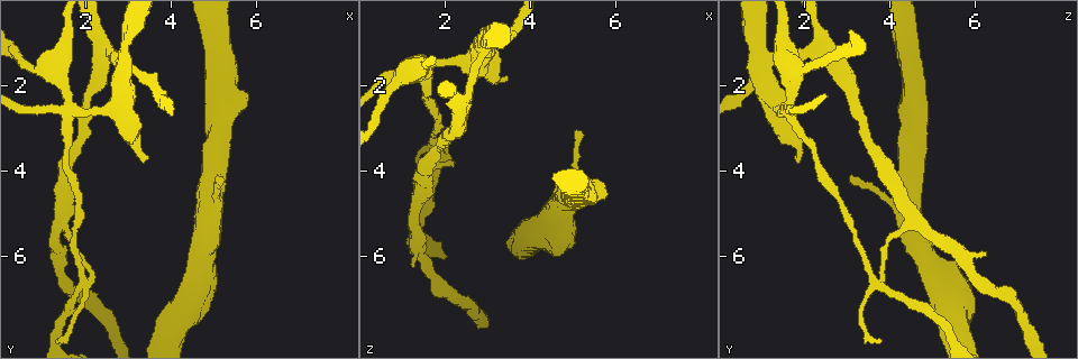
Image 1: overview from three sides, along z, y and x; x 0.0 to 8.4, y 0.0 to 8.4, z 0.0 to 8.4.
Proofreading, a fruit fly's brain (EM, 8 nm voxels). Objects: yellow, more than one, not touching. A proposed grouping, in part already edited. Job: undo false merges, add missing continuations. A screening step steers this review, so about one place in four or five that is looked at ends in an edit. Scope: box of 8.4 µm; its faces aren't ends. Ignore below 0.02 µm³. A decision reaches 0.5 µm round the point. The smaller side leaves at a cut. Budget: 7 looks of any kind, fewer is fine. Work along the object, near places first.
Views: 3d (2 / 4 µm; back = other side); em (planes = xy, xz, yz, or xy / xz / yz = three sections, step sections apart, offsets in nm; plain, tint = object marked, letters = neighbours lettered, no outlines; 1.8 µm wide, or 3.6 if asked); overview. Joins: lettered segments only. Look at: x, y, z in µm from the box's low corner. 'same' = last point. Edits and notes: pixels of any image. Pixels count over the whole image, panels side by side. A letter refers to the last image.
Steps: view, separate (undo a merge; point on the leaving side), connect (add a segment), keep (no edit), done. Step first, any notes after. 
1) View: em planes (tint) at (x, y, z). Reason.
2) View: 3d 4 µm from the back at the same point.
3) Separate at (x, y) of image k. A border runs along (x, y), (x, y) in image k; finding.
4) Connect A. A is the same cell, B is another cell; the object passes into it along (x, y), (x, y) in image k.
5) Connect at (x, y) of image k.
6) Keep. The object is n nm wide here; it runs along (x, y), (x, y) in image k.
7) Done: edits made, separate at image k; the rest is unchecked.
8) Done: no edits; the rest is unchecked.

View: em 3.6 µm planes (tint) at (1.55, 2.60, 1.55). Four-way junction.

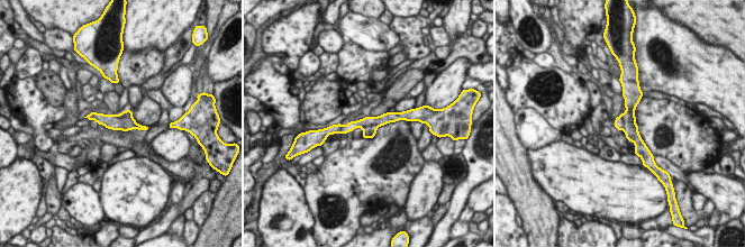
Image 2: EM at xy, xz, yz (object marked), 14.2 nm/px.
View: em 3.6 µm planes (letters) at the same point.

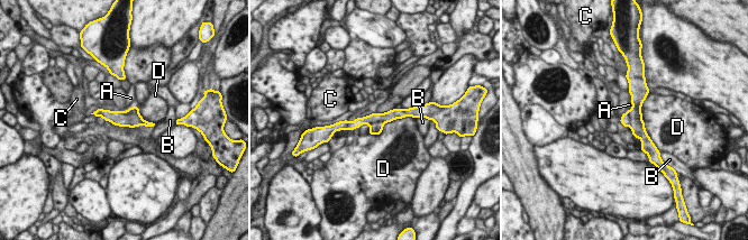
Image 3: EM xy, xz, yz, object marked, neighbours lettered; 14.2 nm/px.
Separate at (392, 114) of image 3. A, B, C and D are other cells; the part that leaves runs along (407, 112), (374, 117), (344, 126) in image 3; a second neuron is stuck on.

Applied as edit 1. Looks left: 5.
View: overview.

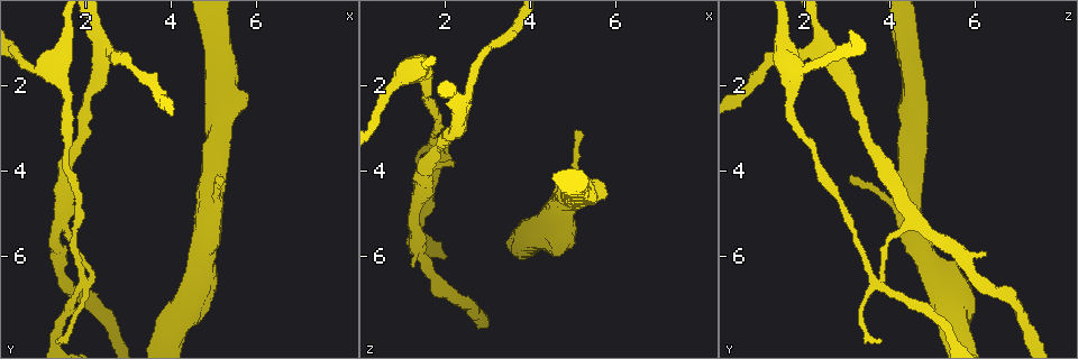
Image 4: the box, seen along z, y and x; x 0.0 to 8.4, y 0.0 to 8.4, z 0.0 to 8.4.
View: em planes (letters) at (2.00, 6.65, 3.70). Two arms at a narrow angle.

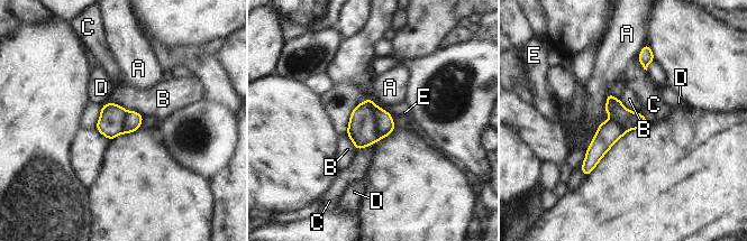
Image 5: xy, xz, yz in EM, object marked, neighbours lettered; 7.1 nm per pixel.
Separate at (362, 130) of image 5. A, B, C, D and E are other cells; a border runs along (370, 100), (375, 117), (377, 139) in image 5; a second neuron is stuck on.

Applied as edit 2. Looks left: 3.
View: em 3.6 µm yz step 16 (tint) at (5.05, 4.20, 3.00). Tapers out.

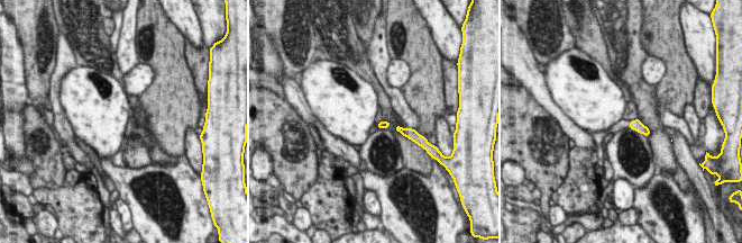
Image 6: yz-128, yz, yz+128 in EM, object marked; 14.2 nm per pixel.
View: em 3.6 µm planes (letters) at the same point.

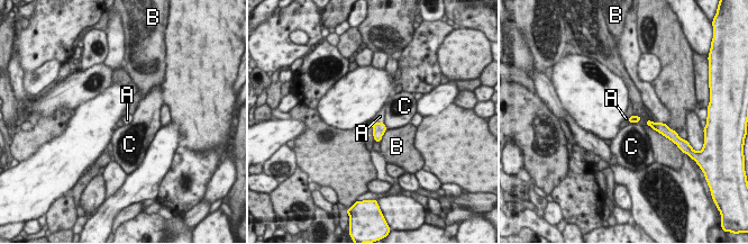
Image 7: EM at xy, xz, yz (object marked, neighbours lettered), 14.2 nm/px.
Connect at (380, 116) of image 7. The object is 100 nm wide here; A is the same cell, B and C are other cells; the object passes into it along (379, 128), (379, 123), (380, 116) in image 7; it goes on there.

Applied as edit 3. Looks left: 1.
Done: edits made, separate at image 3, separate at image 5, connect at image 7; the rest is unchecked.

